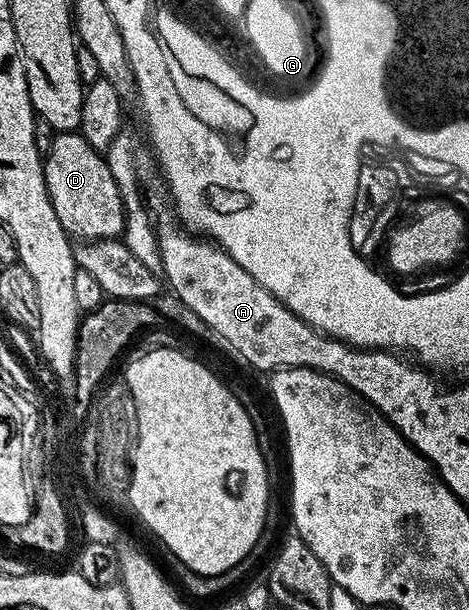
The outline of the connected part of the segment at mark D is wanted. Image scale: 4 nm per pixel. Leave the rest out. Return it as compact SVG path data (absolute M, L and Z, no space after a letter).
M62 131L54 134L51 149L43 157L45 184L51 205L55 209L55 217L59 217L59 225L69 236L77 241L90 239L115 239L125 234L125 202L121 196L119 185L109 168L109 160L102 152L96 151L77 131Z

